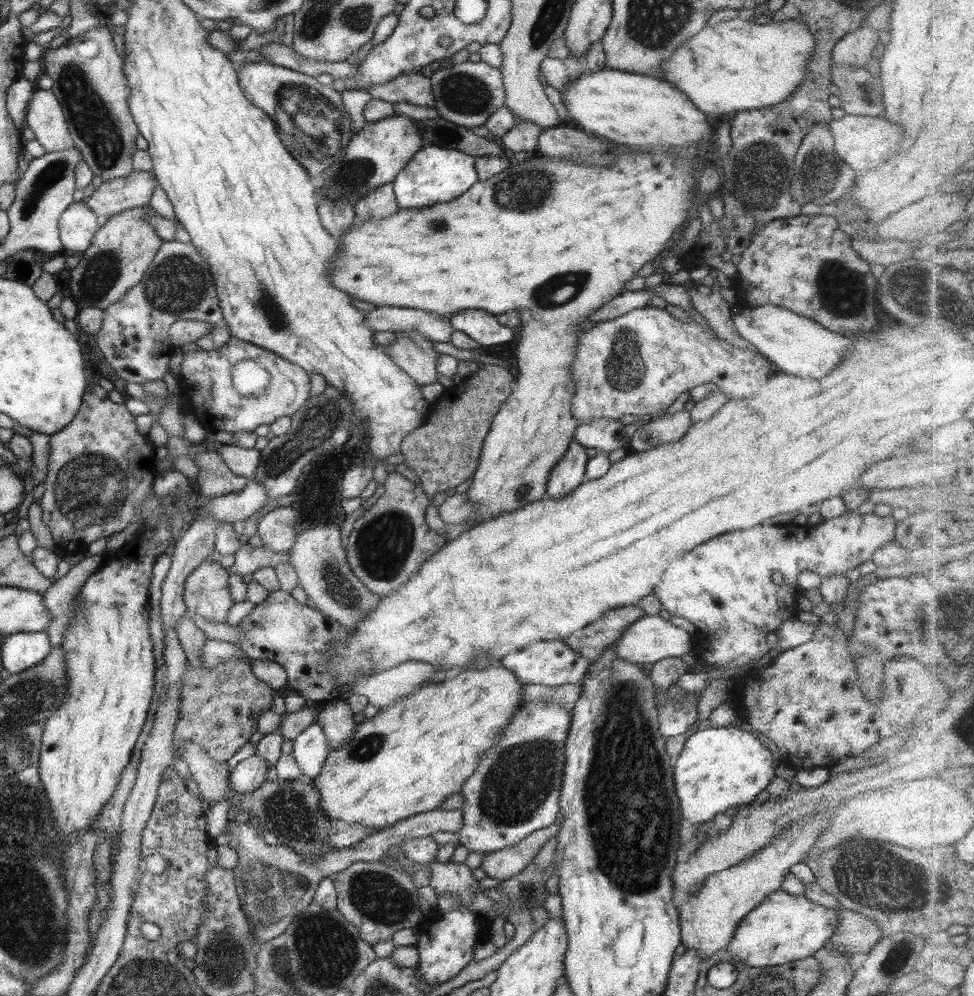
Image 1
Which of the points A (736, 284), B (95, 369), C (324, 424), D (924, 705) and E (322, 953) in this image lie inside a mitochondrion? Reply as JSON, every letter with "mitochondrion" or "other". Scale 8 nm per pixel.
{"A":"other","B":"other","C":"mitochondrion","D":"other","E":"mitochondrion"}

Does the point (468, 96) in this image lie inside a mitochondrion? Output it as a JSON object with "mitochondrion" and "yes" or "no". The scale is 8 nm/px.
{"mitochondrion":"yes"}

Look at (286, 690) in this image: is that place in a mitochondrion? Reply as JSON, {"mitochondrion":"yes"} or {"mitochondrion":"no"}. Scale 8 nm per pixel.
{"mitochondrion":"no"}

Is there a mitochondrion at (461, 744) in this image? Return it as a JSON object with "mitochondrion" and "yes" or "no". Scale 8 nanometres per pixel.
{"mitochondrion":"no"}

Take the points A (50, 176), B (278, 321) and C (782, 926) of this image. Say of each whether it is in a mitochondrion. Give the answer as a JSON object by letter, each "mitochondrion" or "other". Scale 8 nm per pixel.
{"A":"mitochondrion","B":"mitochondrion","C":"other"}

